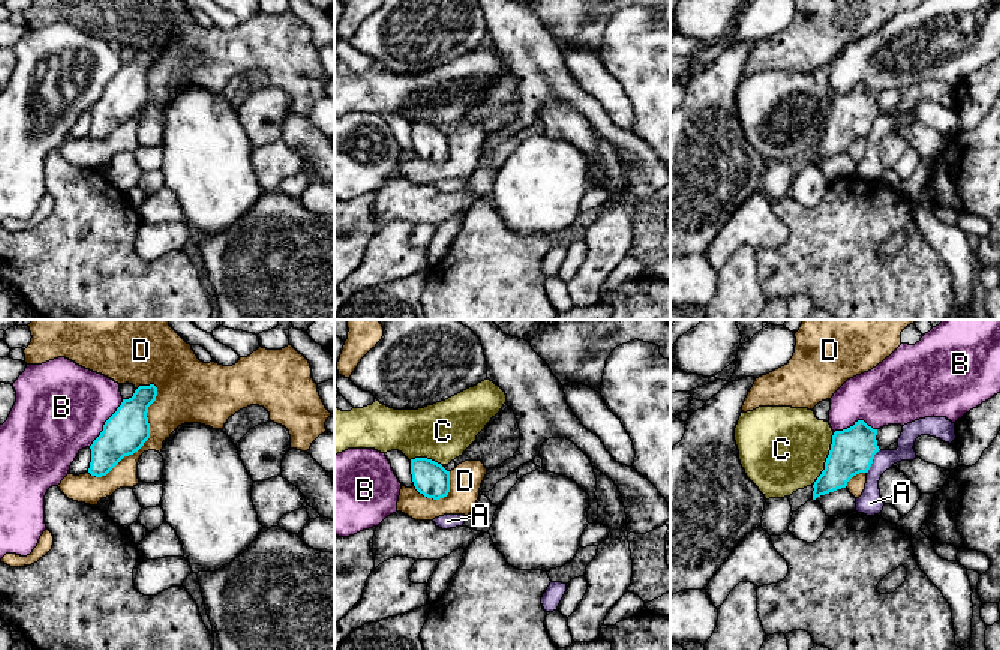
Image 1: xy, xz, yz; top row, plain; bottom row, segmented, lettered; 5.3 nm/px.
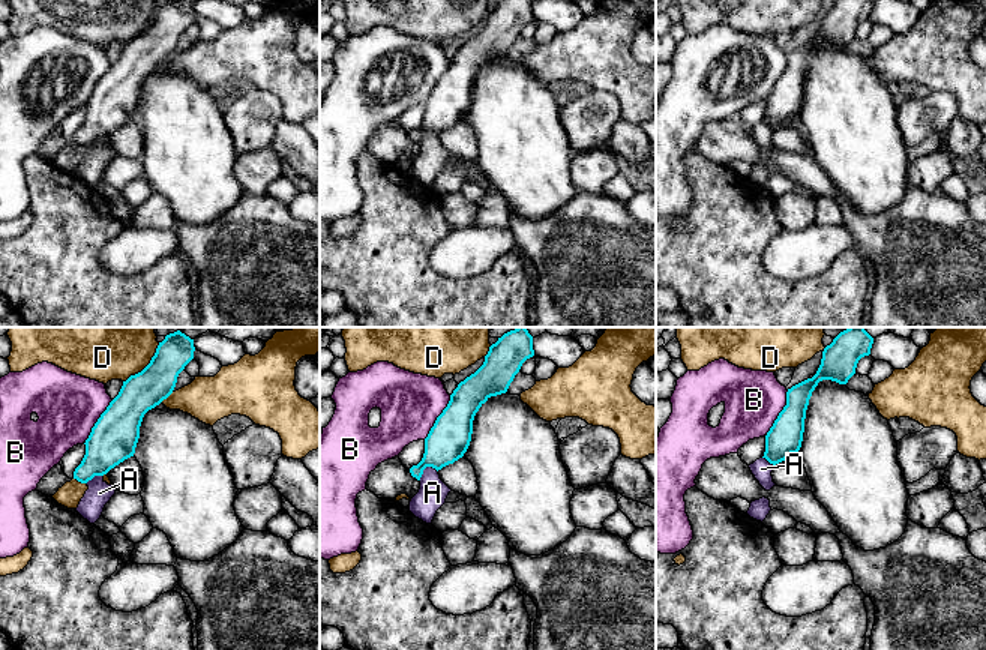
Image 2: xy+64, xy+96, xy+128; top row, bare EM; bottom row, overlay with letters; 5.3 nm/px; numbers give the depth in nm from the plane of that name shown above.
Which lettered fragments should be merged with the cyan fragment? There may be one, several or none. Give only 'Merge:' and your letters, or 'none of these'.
Merge: A

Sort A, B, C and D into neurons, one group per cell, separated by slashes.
A / B / C / D

